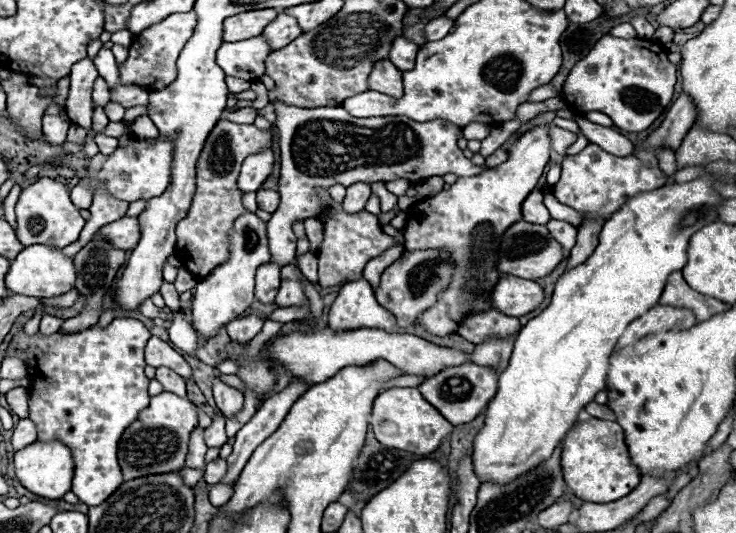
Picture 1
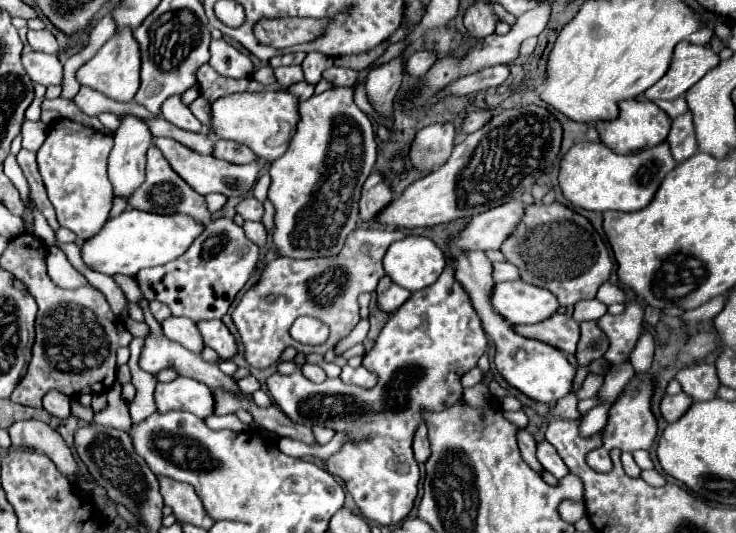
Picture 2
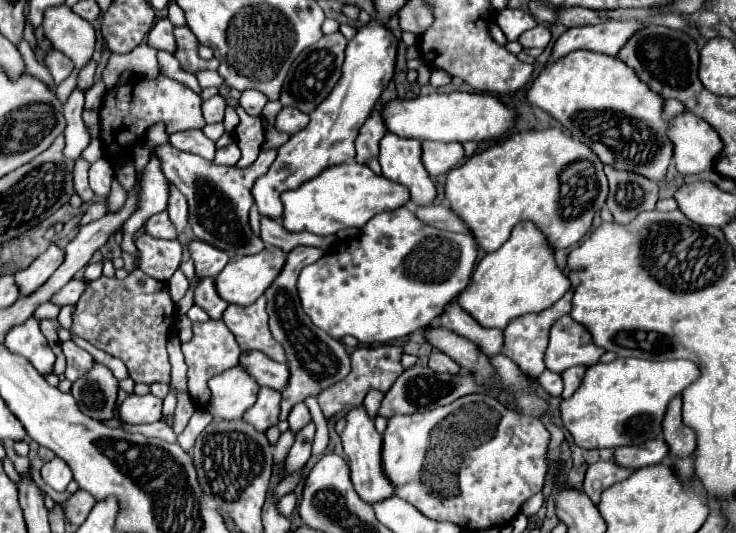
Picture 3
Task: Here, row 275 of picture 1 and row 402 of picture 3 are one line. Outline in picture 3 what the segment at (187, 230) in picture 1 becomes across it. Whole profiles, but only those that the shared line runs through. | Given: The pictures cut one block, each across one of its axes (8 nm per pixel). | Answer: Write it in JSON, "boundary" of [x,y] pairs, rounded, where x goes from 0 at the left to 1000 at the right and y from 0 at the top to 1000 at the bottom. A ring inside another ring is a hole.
{"boundary":[[[283,600],[283,604],[264,604],[261,608],[261,638],[247,645],[247,660],[253,672],[253,687],[255,687],[255,739],[261,747],[261,754],[272,765],[277,765],[277,758],[283,758],[285,750],[285,728],[280,724],[283,709],[315,690],[323,683],[323,672],[329,664],[326,649],[321,645],[321,634],[315,630],[315,623],[304,612],[302,600]]]}

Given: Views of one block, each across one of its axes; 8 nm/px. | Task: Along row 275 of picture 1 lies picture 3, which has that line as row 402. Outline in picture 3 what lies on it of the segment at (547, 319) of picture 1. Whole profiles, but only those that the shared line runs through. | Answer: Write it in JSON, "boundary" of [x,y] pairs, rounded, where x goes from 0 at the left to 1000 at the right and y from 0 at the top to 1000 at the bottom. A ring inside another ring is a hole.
{"boundary":[[[837,672],[829,683],[807,683],[796,694],[796,705],[783,732],[783,739],[761,758],[761,777],[766,799],[774,807],[780,829],[788,841],[840,841],[856,833],[872,833],[875,826],[886,826],[899,818],[899,788],[910,750],[924,743],[935,720],[951,709],[951,690],[940,675],[872,675],[872,672]]]}

